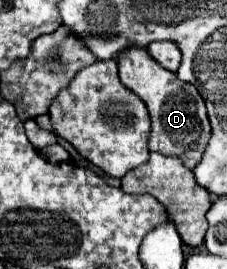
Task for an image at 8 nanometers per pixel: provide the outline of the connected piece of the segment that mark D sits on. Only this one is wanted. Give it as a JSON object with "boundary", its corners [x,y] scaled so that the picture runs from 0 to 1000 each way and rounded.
{"boundary":[[[564,175],[520,197],[520,279],[529,301],[581,331],[652,398],[670,435],[670,487],[661,487],[661,561],[696,561],[714,576],[793,584],[828,628],[855,628],[890,569],[916,539],[925,509],[925,457],[899,398],[899,368],[881,361],[872,331],[837,309],[802,309],[775,271],[731,264],[705,249],[670,204],[652,204],[643,175]]]}

